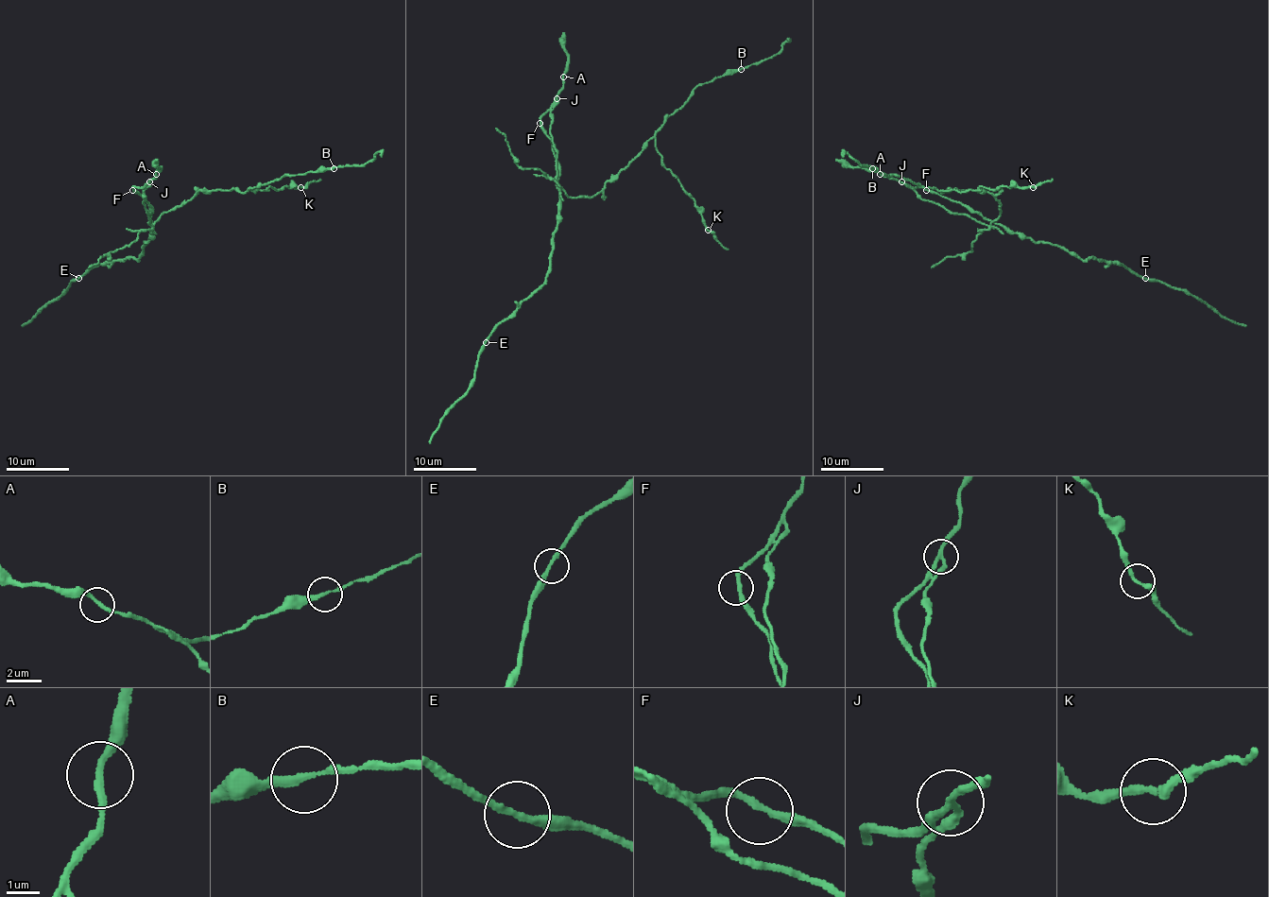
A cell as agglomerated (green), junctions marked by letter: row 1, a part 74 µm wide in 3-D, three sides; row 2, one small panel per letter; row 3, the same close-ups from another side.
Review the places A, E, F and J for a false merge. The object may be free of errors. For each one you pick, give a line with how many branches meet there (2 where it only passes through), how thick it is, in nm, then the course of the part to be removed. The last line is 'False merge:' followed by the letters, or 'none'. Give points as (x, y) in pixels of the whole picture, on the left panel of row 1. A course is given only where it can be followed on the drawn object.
J: Branches: 2. Thickness 240 nm. Course of the part to remove: (149, 182), (143, 202), (151, 225), (199, 190), (246, 192), (282, 176), (366, 164), (378, 152), (381, 157)
False merge: J

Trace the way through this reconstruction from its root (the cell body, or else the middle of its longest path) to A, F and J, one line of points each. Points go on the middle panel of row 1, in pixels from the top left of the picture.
A: (559, 192), (557, 149), (550, 133), (550, 107), (563, 86), (563, 77)
F: (559, 192), (557, 185), (558, 162), (554, 156), (552, 142), (540, 123)
J: (559, 192), (557, 149), (550, 133), (550, 107), (557, 99)

